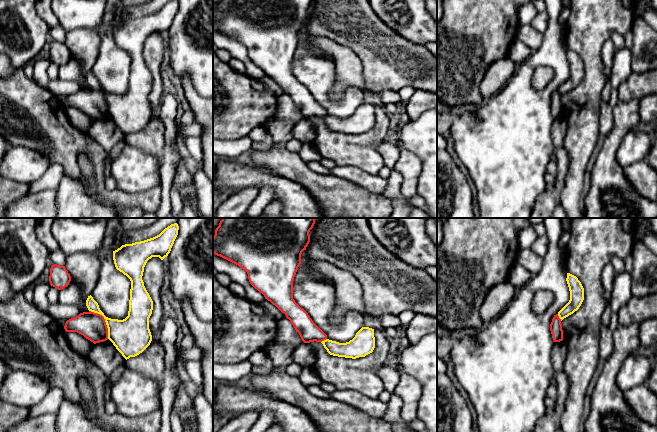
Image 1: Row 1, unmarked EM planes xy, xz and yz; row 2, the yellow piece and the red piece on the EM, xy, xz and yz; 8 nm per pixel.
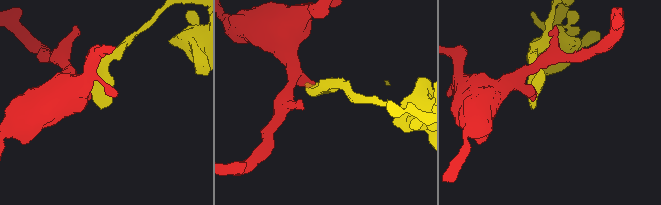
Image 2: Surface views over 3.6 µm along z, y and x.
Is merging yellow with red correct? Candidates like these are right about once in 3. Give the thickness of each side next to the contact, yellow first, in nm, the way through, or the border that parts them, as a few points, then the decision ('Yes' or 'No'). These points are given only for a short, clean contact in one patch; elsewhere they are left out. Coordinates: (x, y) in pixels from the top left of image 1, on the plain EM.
Thickness 300 nm (yellow) against 220 nm. Boundary: xy (89, 86), (99, 89), (103, 93), (108, 114). No

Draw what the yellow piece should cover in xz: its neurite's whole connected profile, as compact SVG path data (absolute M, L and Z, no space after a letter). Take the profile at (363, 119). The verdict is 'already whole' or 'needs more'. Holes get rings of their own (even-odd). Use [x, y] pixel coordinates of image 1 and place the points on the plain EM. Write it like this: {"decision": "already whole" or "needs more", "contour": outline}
{"decision": "already whole", "contour": "M362 103L355 113L346 119L326 115L321 118L330 131L356 135L365 133L375 124L374 105Z"}

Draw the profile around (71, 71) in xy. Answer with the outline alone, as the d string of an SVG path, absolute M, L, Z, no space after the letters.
M71 55L69 61L59 66L58 78L65 81L77 81L80 88L89 88L83 77L83 70L79 61Z

